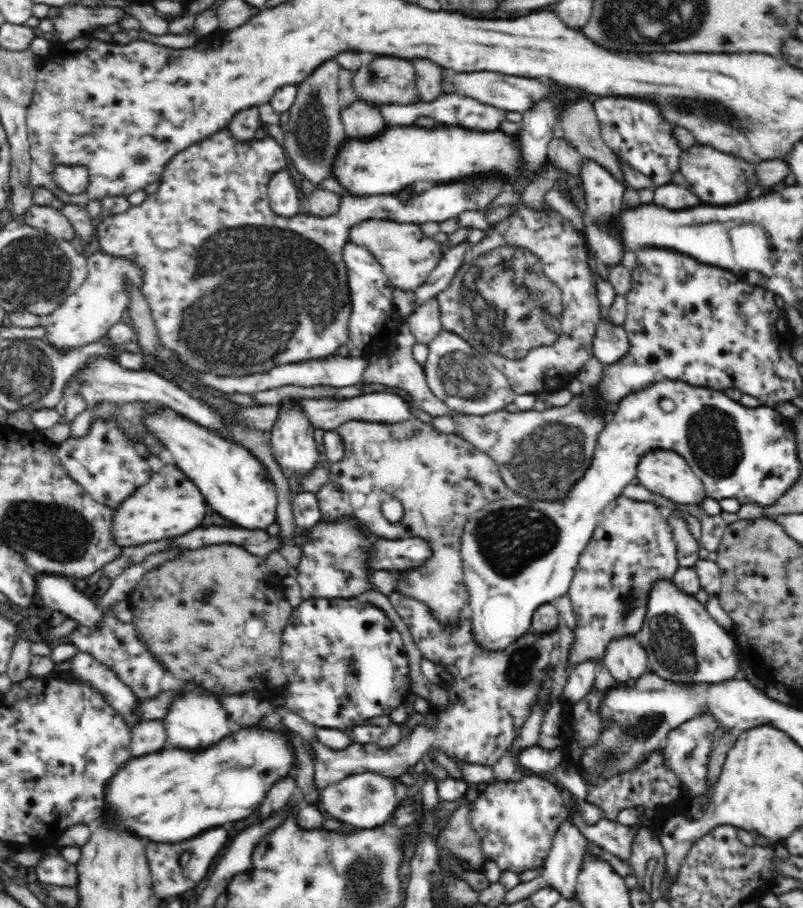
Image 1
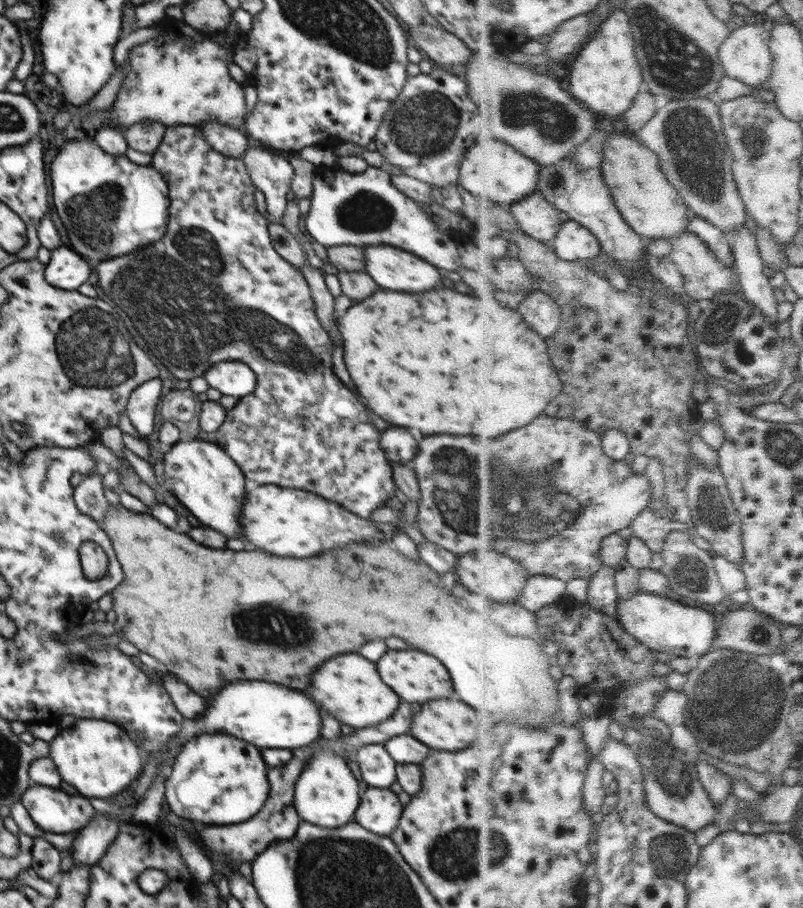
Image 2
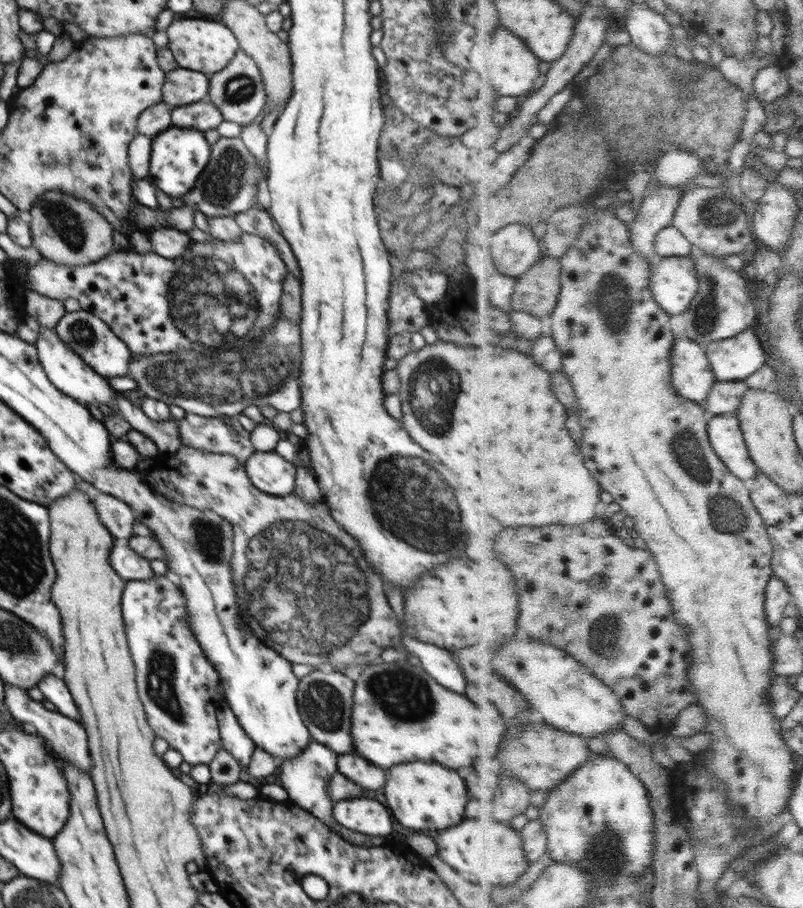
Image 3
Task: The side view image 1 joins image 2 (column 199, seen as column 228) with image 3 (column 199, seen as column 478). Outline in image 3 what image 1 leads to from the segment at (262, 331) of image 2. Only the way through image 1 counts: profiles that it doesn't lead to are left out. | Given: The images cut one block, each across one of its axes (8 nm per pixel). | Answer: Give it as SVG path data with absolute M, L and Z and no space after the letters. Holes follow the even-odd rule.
M240 137L220 139L211 146L211 157L193 189L183 201L208 217L234 216L255 206L263 180L263 170Z

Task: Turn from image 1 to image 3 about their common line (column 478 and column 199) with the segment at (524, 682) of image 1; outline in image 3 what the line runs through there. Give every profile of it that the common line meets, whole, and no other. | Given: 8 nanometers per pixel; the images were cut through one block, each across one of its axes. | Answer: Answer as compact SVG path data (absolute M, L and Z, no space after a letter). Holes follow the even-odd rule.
M155 575L150 580L128 580L121 596L121 612L135 666L137 694L144 705L150 728L156 737L166 740L169 748L178 750L184 762L192 766L209 764L223 748L217 721L218 709L214 706L214 699L220 692L221 680L190 630L182 591L174 578L168 575Z

